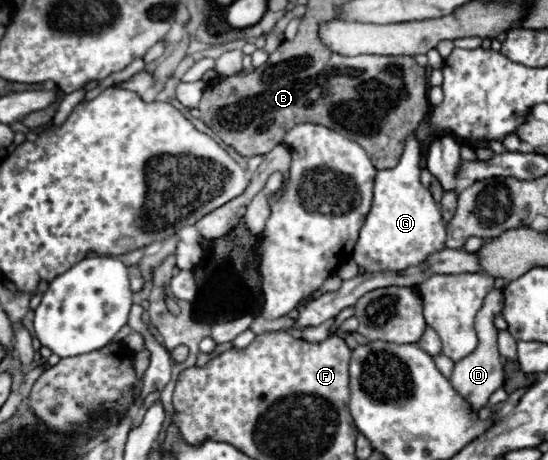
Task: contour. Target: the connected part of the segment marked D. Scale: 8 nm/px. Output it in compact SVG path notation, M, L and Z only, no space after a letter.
M492 290L486 294L484 298L484 304L482 308L478 310L476 314L476 322L474 322L474 328L476 328L476 334L478 334L478 346L474 352L470 352L466 358L458 360L454 364L454 380L450 380L452 388L472 406L472 410L480 410L488 404L488 398L492 396L492 392L496 392L502 384L504 384L504 370L502 370L502 362L500 362L500 354L498 354L498 346L496 346L496 336L498 336L498 330L494 326L494 316L502 310L504 306L504 296L502 296L502 290Z

